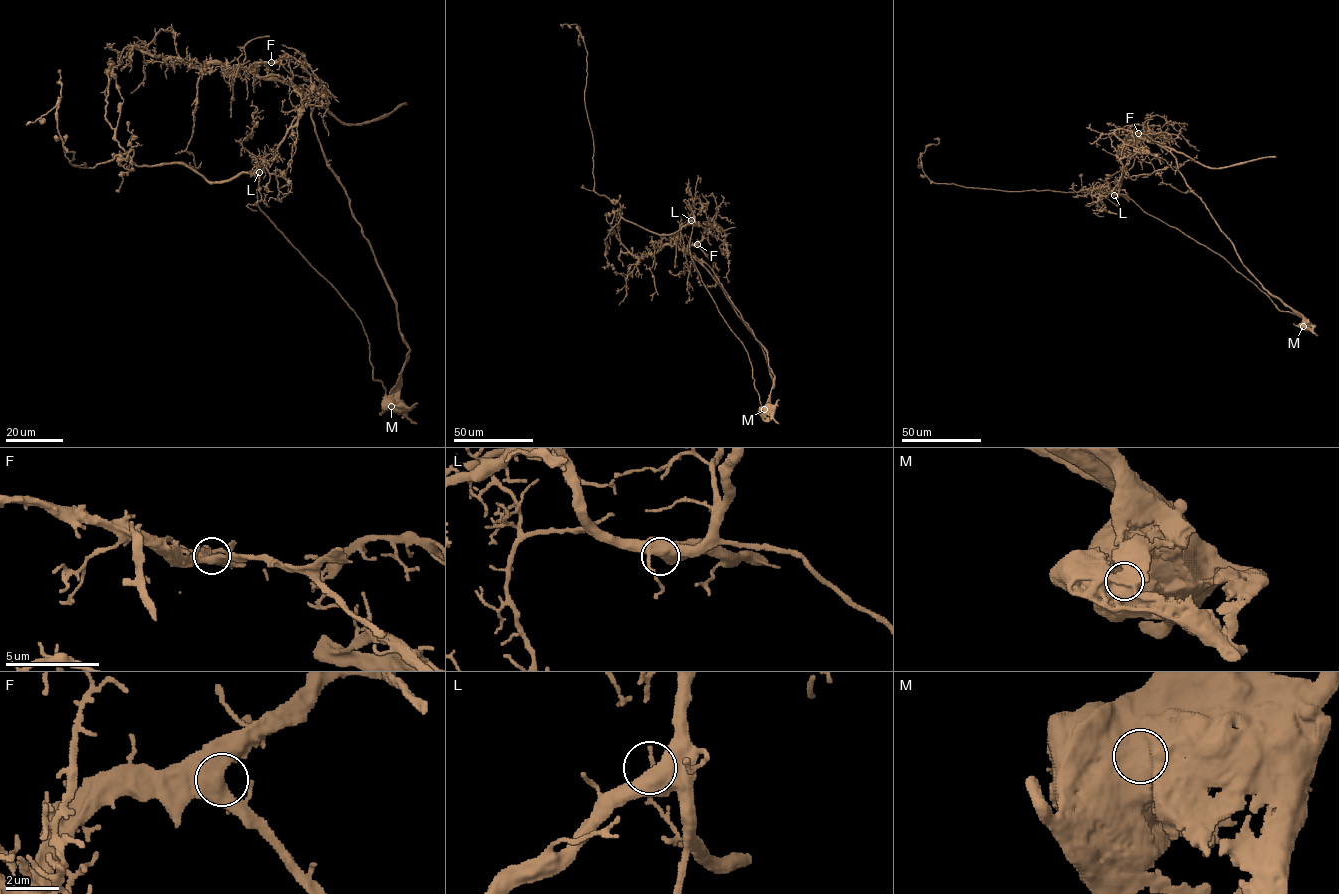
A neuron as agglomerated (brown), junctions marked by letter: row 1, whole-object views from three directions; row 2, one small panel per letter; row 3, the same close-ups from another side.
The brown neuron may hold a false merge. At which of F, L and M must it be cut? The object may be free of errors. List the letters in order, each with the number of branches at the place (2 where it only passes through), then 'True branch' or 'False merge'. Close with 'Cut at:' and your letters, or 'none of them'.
F: Branches: 2. True branch
L: Branches: 2. True branch
M: Branches: 1. False merge
Cut at: M

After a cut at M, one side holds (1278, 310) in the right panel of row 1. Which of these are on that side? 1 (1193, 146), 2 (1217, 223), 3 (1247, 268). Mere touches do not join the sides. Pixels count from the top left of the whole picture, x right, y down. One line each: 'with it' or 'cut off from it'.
1: cut off from it
2: cut off from it
3: cut off from it

